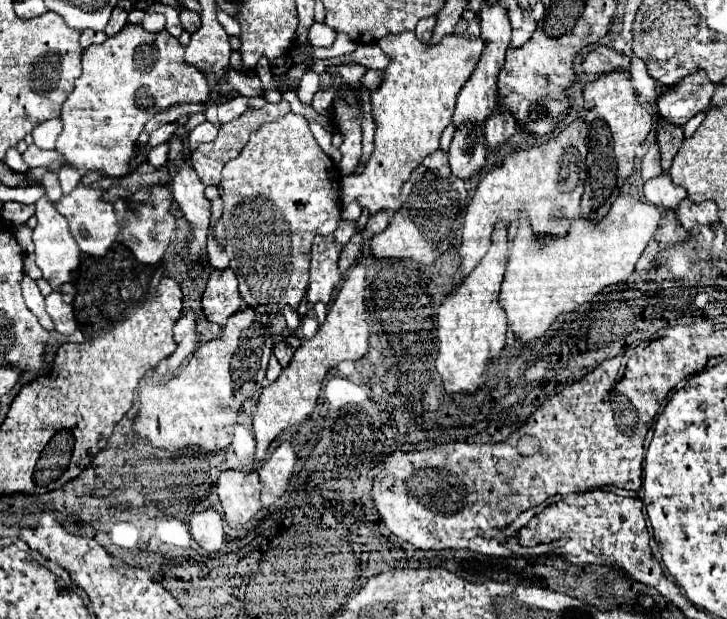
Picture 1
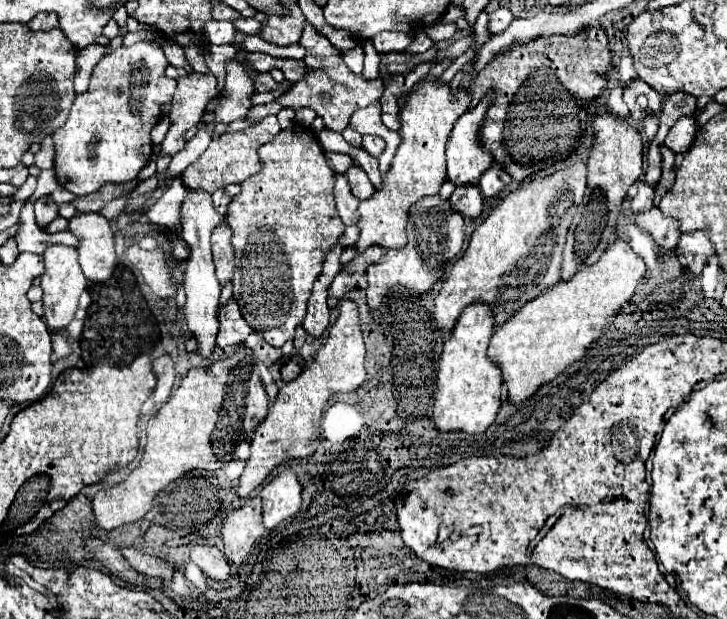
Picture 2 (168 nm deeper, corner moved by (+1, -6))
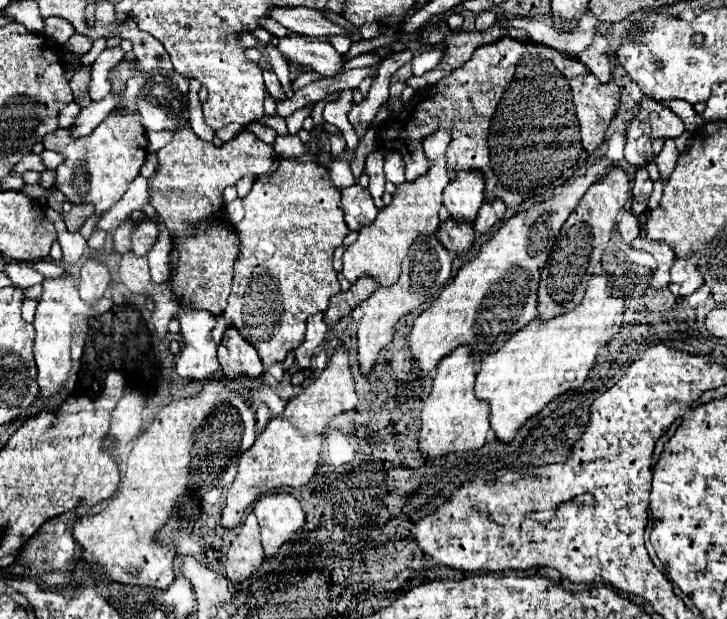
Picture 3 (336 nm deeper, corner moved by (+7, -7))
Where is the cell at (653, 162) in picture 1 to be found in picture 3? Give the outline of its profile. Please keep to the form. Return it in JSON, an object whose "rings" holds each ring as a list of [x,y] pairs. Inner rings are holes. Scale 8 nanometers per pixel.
{"rings":[[[624,209],[620,213],[620,221],[618,221],[618,229],[622,239],[630,245],[632,239],[636,235],[640,235],[640,215],[636,215],[632,209]]]}

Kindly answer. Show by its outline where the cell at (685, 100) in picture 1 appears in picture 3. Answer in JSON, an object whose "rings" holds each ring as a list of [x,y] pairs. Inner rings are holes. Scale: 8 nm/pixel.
{"rings":[[[644,167],[636,169],[636,177],[634,177],[634,185],[632,185],[632,209],[638,211],[640,215],[646,211],[648,205],[648,197],[652,193],[652,179],[648,175],[648,171]]]}

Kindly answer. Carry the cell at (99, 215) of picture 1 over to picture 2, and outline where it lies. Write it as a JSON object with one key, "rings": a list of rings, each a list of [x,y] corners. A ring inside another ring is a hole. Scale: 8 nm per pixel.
{"rings":[[[78,214],[70,220],[68,230],[82,238],[78,256],[88,282],[106,284],[116,268],[114,234],[110,230],[110,222],[100,214]]]}

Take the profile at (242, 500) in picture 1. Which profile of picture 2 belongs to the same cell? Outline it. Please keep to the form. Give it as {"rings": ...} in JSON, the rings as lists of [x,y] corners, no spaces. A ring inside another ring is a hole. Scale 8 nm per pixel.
{"rings":[[[250,498],[240,510],[232,510],[224,518],[222,538],[226,558],[232,564],[242,564],[260,542],[264,532],[266,528],[262,524],[260,498]]]}

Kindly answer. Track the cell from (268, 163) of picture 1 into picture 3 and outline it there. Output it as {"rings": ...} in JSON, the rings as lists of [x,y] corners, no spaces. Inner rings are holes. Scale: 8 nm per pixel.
{"rings":[[[278,157],[276,161],[276,167],[272,173],[268,173],[266,177],[260,177],[254,181],[252,185],[252,191],[242,199],[242,205],[244,205],[244,219],[234,227],[236,233],[238,233],[238,239],[240,239],[240,253],[234,261],[234,285],[232,285],[232,293],[230,293],[230,299],[228,299],[228,307],[224,311],[224,317],[226,317],[226,325],[234,325],[238,331],[242,331],[242,337],[248,339],[256,351],[260,353],[260,359],[262,363],[268,367],[272,365],[274,361],[282,361],[286,357],[288,351],[296,349],[302,341],[304,341],[304,327],[306,327],[306,319],[314,313],[320,313],[320,311],[326,311],[328,309],[328,299],[330,295],[334,295],[336,291],[340,291],[340,283],[336,279],[336,271],[332,267],[332,253],[334,249],[344,241],[344,237],[348,235],[348,225],[344,223],[344,213],[342,213],[342,207],[340,207],[340,191],[330,183],[330,175],[328,175],[328,169],[320,163],[302,163],[298,159],[284,159],[284,157]]]}

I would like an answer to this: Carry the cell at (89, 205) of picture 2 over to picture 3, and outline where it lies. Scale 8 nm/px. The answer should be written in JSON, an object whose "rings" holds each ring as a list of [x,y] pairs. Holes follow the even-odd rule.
{"rings":[[[72,203],[72,209],[68,213],[62,213],[68,231],[76,231],[92,215],[92,211],[94,211],[92,203],[84,203],[84,205],[74,205]]]}

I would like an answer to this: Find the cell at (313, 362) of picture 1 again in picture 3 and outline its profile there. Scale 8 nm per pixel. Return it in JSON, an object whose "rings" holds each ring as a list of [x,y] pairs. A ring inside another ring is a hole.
{"rings":[[[338,345],[328,359],[326,367],[320,371],[316,379],[310,379],[302,385],[302,391],[298,397],[292,397],[284,413],[280,417],[272,417],[266,425],[266,429],[256,437],[254,445],[242,453],[238,475],[228,489],[226,505],[222,511],[222,525],[224,527],[236,527],[250,505],[262,495],[268,493],[280,485],[290,487],[302,487],[310,481],[310,477],[316,473],[320,443],[326,431],[326,425],[330,423],[330,417],[348,409],[356,407],[356,391],[354,391],[354,379],[350,371],[350,355],[344,345]]]}

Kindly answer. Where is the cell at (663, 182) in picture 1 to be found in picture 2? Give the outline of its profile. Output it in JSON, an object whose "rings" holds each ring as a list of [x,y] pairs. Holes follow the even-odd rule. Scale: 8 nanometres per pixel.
{"rings":[[[652,208],[648,212],[642,212],[636,216],[636,226],[644,232],[648,232],[654,242],[668,250],[668,252],[674,252],[676,246],[678,246],[678,238],[680,238],[680,232],[678,232],[678,222],[674,218],[666,218],[660,208]]]}

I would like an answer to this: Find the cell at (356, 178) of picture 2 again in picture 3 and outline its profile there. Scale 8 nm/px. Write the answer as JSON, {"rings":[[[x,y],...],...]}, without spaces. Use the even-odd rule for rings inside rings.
{"rings":[[[358,183],[342,191],[342,209],[344,209],[346,223],[352,231],[358,231],[362,225],[368,225],[378,211],[370,191]]]}

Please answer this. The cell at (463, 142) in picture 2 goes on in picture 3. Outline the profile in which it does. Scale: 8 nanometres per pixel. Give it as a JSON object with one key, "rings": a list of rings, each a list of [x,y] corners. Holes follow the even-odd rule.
{"rings":[[[458,171],[444,189],[444,205],[454,219],[476,219],[484,199],[484,175],[480,171]]]}

